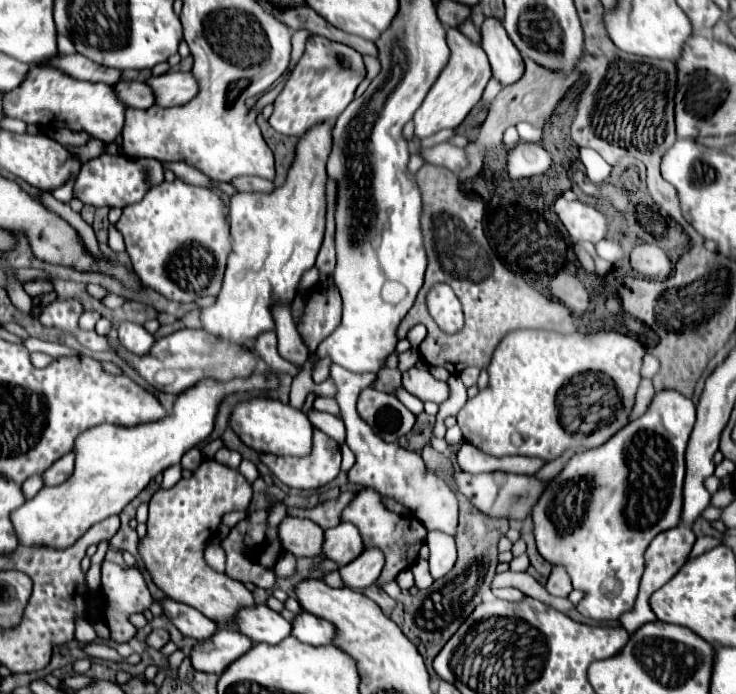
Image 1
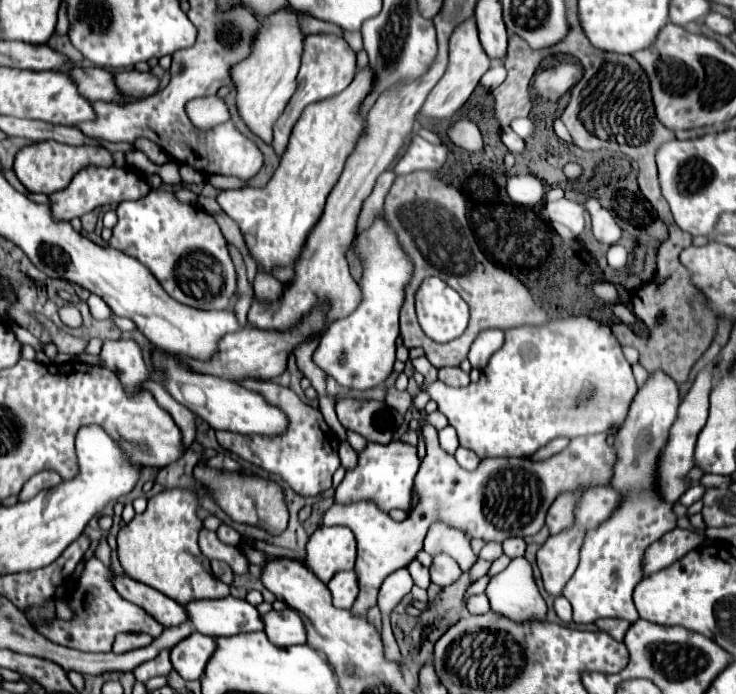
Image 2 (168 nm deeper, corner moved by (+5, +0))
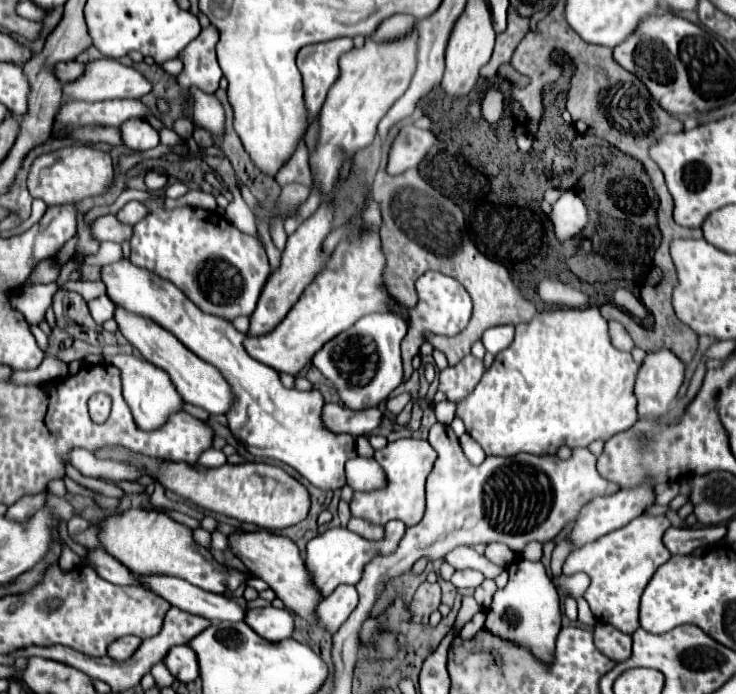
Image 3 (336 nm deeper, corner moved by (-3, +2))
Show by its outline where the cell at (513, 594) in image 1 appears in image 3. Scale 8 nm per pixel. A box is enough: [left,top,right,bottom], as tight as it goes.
[484,559,562,659]

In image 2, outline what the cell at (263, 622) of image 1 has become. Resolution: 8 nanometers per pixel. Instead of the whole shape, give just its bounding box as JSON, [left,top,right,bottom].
[184,595,264,637]

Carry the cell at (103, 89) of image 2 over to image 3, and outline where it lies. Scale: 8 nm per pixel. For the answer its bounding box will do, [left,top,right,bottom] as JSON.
[56,61,86,85]

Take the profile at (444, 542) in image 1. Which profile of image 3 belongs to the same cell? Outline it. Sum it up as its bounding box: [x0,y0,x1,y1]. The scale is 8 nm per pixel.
[450,569,484,589]

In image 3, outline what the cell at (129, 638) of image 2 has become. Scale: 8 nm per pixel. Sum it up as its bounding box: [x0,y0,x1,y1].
[108,635,142,661]

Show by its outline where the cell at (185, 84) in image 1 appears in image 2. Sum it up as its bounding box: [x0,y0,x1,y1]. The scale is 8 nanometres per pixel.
[116,69,158,99]

